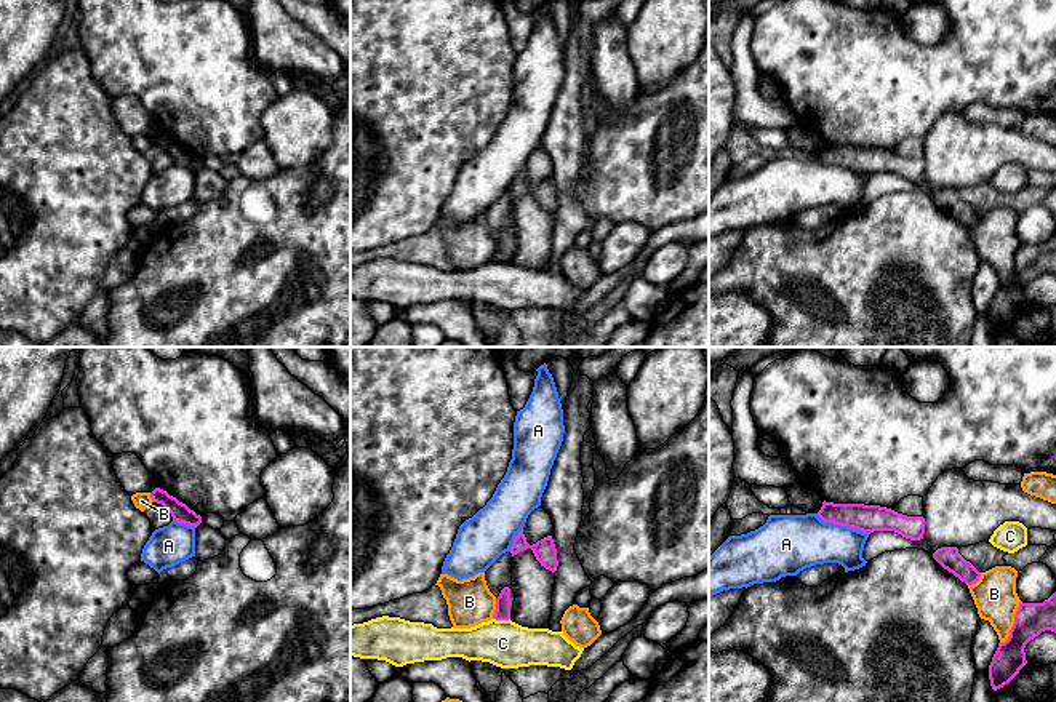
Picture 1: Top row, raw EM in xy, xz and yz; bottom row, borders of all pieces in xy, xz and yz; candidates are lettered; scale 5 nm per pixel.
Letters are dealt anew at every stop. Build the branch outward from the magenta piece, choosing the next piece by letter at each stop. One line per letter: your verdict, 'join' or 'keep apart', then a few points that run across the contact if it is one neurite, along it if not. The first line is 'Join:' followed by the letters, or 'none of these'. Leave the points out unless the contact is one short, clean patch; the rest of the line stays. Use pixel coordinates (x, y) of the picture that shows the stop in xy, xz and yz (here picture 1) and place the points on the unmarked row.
Join: none of these
A: keep apart; line yz (815, 155), (824, 163), (869, 175)
B: keep apart
C: keep apart; line xz (493, 259), (509, 261)

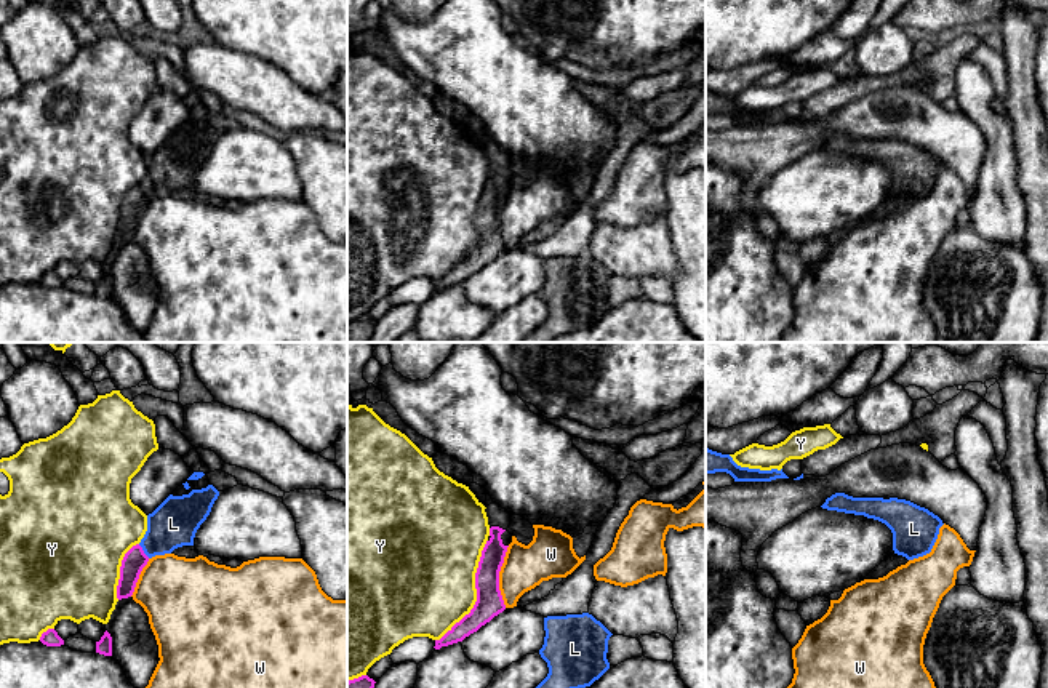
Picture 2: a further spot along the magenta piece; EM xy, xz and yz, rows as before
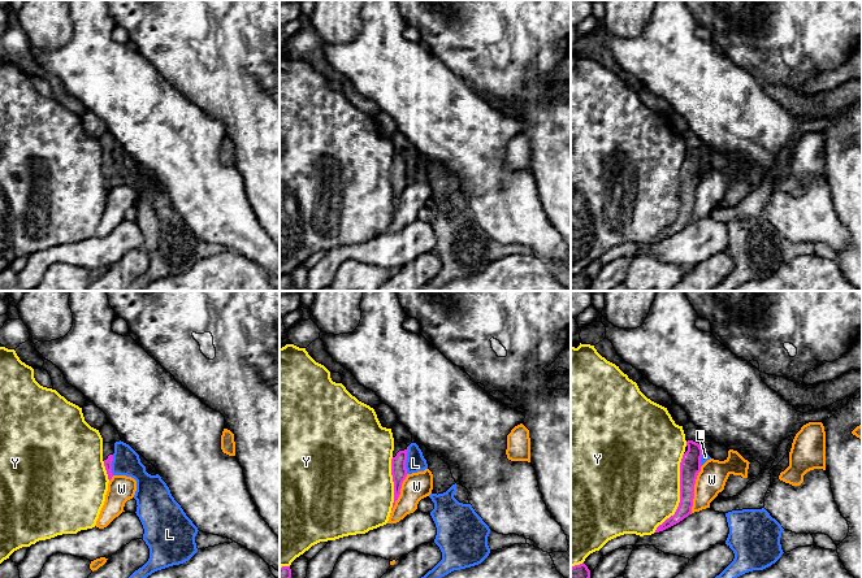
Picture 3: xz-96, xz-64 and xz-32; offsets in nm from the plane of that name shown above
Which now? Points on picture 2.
Join: L
L: join; line xy (133, 204), (143, 192), (173, 165)
W: keep apart
Y: keep apart

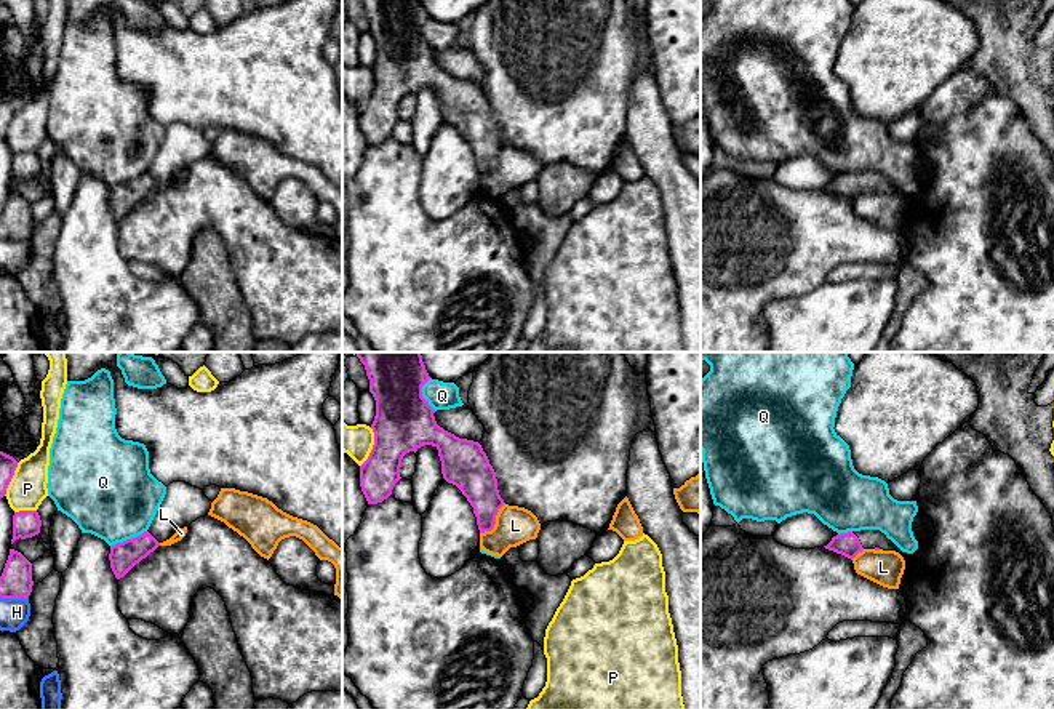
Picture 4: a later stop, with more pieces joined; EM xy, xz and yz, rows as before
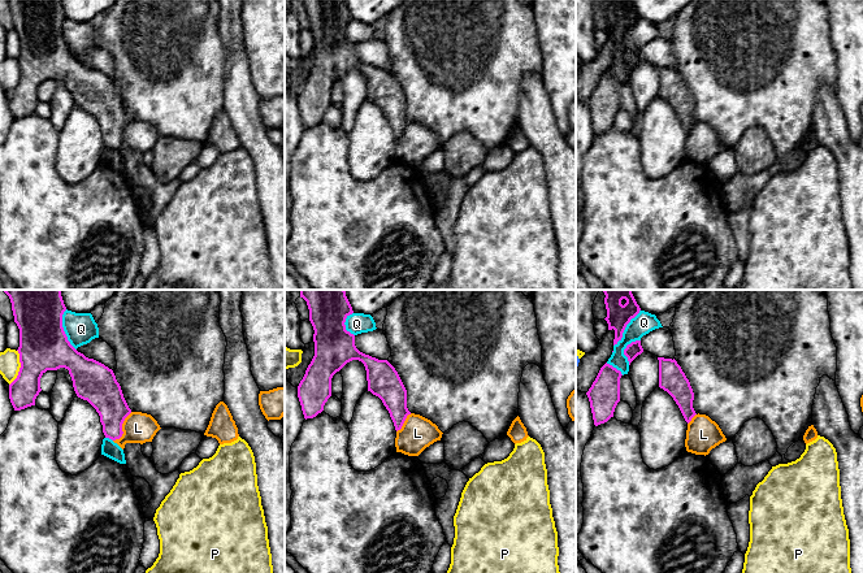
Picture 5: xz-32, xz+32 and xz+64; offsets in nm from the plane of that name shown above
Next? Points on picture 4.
Join: none of these
H: keep apart
L: keep apart
P: keep apart
Q: keep apart

